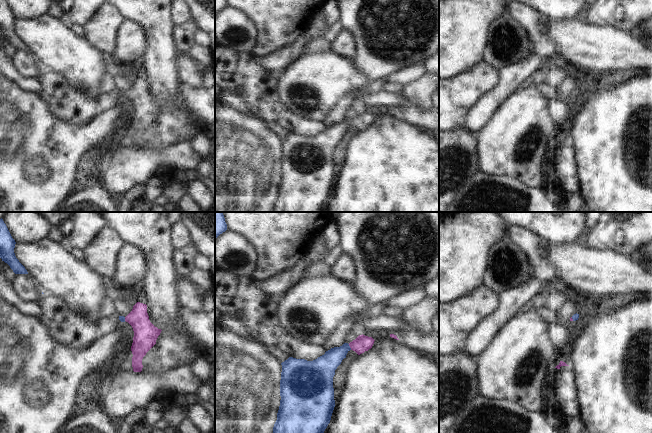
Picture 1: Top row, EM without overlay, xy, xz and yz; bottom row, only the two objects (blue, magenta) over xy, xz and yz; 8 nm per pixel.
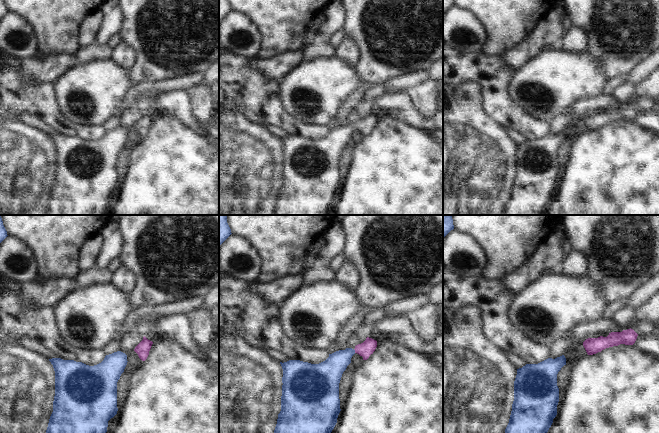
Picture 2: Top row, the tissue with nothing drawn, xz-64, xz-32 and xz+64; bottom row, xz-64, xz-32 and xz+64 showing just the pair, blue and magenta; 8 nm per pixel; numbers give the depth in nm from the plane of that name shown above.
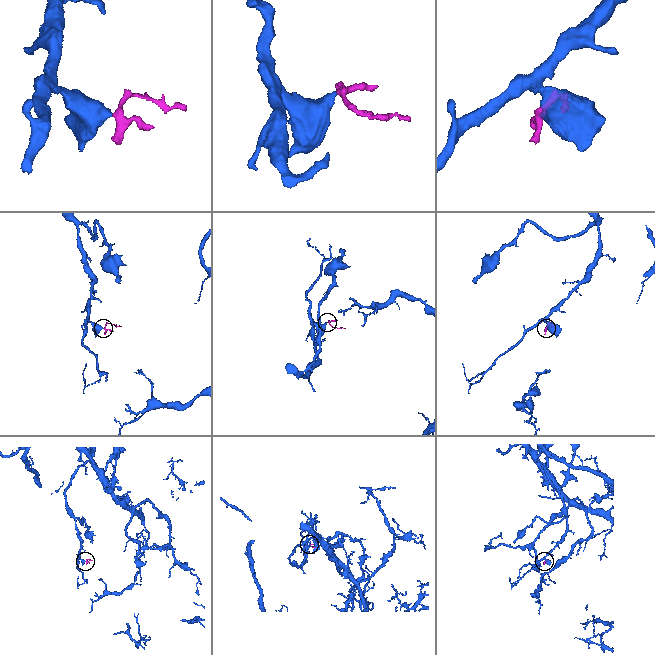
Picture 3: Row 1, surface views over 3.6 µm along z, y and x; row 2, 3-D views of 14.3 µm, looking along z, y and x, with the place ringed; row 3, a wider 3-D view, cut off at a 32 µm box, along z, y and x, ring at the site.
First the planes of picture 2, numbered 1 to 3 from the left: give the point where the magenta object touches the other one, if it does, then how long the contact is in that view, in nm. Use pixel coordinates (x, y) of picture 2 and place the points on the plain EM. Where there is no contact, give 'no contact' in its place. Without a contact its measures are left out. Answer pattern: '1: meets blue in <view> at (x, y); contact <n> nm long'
1: no contact
2: meets blue in xz-32 at (354, 127); contact 40 nm long
3: no contact

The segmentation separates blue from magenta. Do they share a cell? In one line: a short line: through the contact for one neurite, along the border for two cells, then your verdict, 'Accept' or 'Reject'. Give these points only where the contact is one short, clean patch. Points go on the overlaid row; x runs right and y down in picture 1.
Line: xz (325, 365), (335, 355), (349, 347), (362, 343). Accept.

